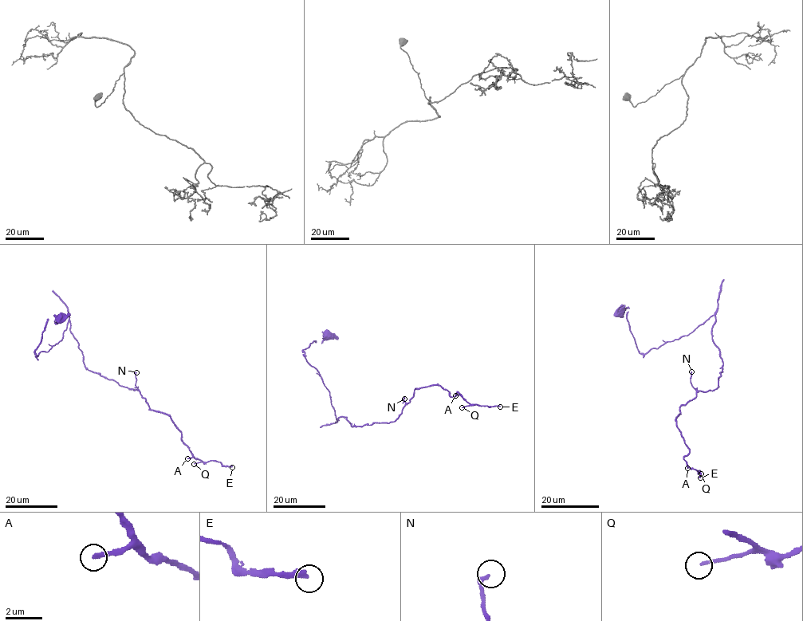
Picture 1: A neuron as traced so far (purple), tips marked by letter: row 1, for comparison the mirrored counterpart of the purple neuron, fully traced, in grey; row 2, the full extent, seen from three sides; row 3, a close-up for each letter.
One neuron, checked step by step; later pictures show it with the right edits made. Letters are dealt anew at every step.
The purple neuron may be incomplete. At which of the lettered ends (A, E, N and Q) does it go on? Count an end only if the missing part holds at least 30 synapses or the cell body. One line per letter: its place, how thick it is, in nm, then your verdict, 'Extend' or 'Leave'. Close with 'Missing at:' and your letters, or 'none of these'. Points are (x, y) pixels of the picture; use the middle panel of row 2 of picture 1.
A: Place: (455, 395). Thickness 240 nm. Extend
E: Place: (500, 406). Thickness 300 nm. Extend
N: Place: (404, 398). Thickness 220 nm. Leave
Q: Place: (462, 407). Thickness 150 nm. Extend
Missing at: A, E, Q

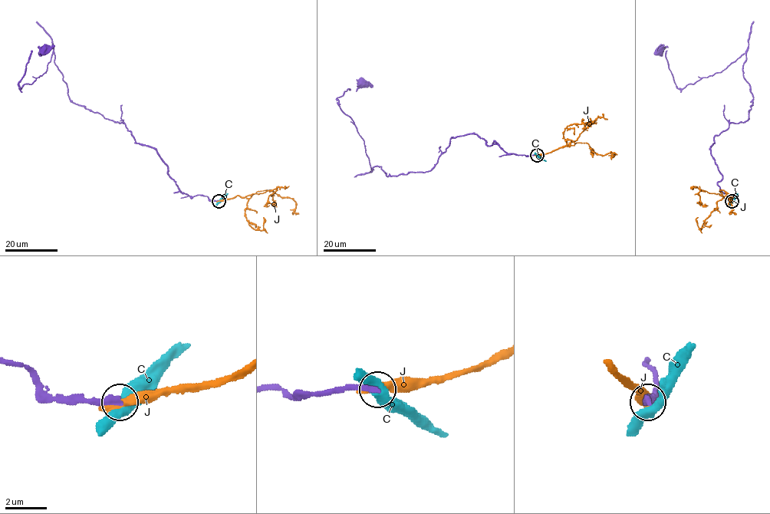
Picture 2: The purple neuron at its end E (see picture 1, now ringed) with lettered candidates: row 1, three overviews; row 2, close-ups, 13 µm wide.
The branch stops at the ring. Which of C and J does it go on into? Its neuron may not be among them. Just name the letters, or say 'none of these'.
none of these

